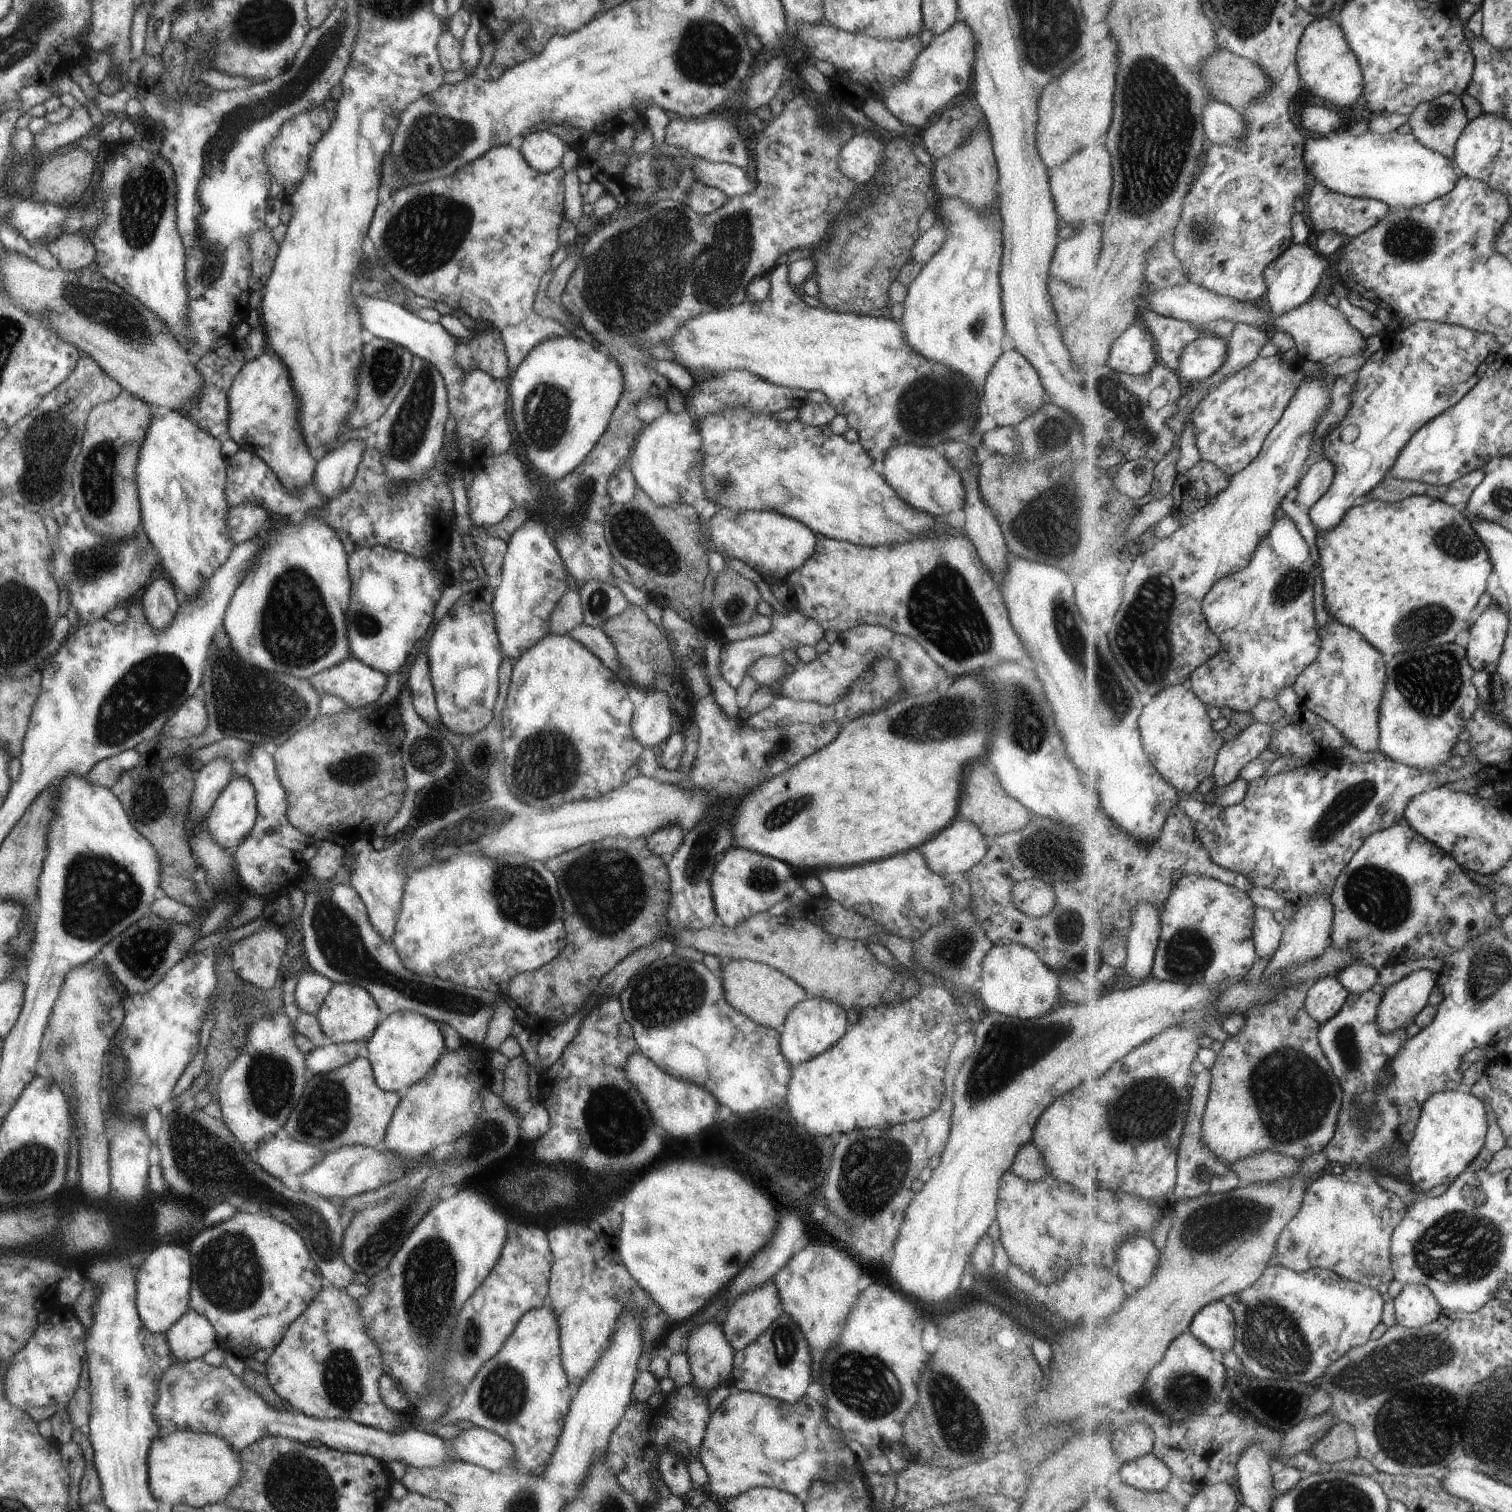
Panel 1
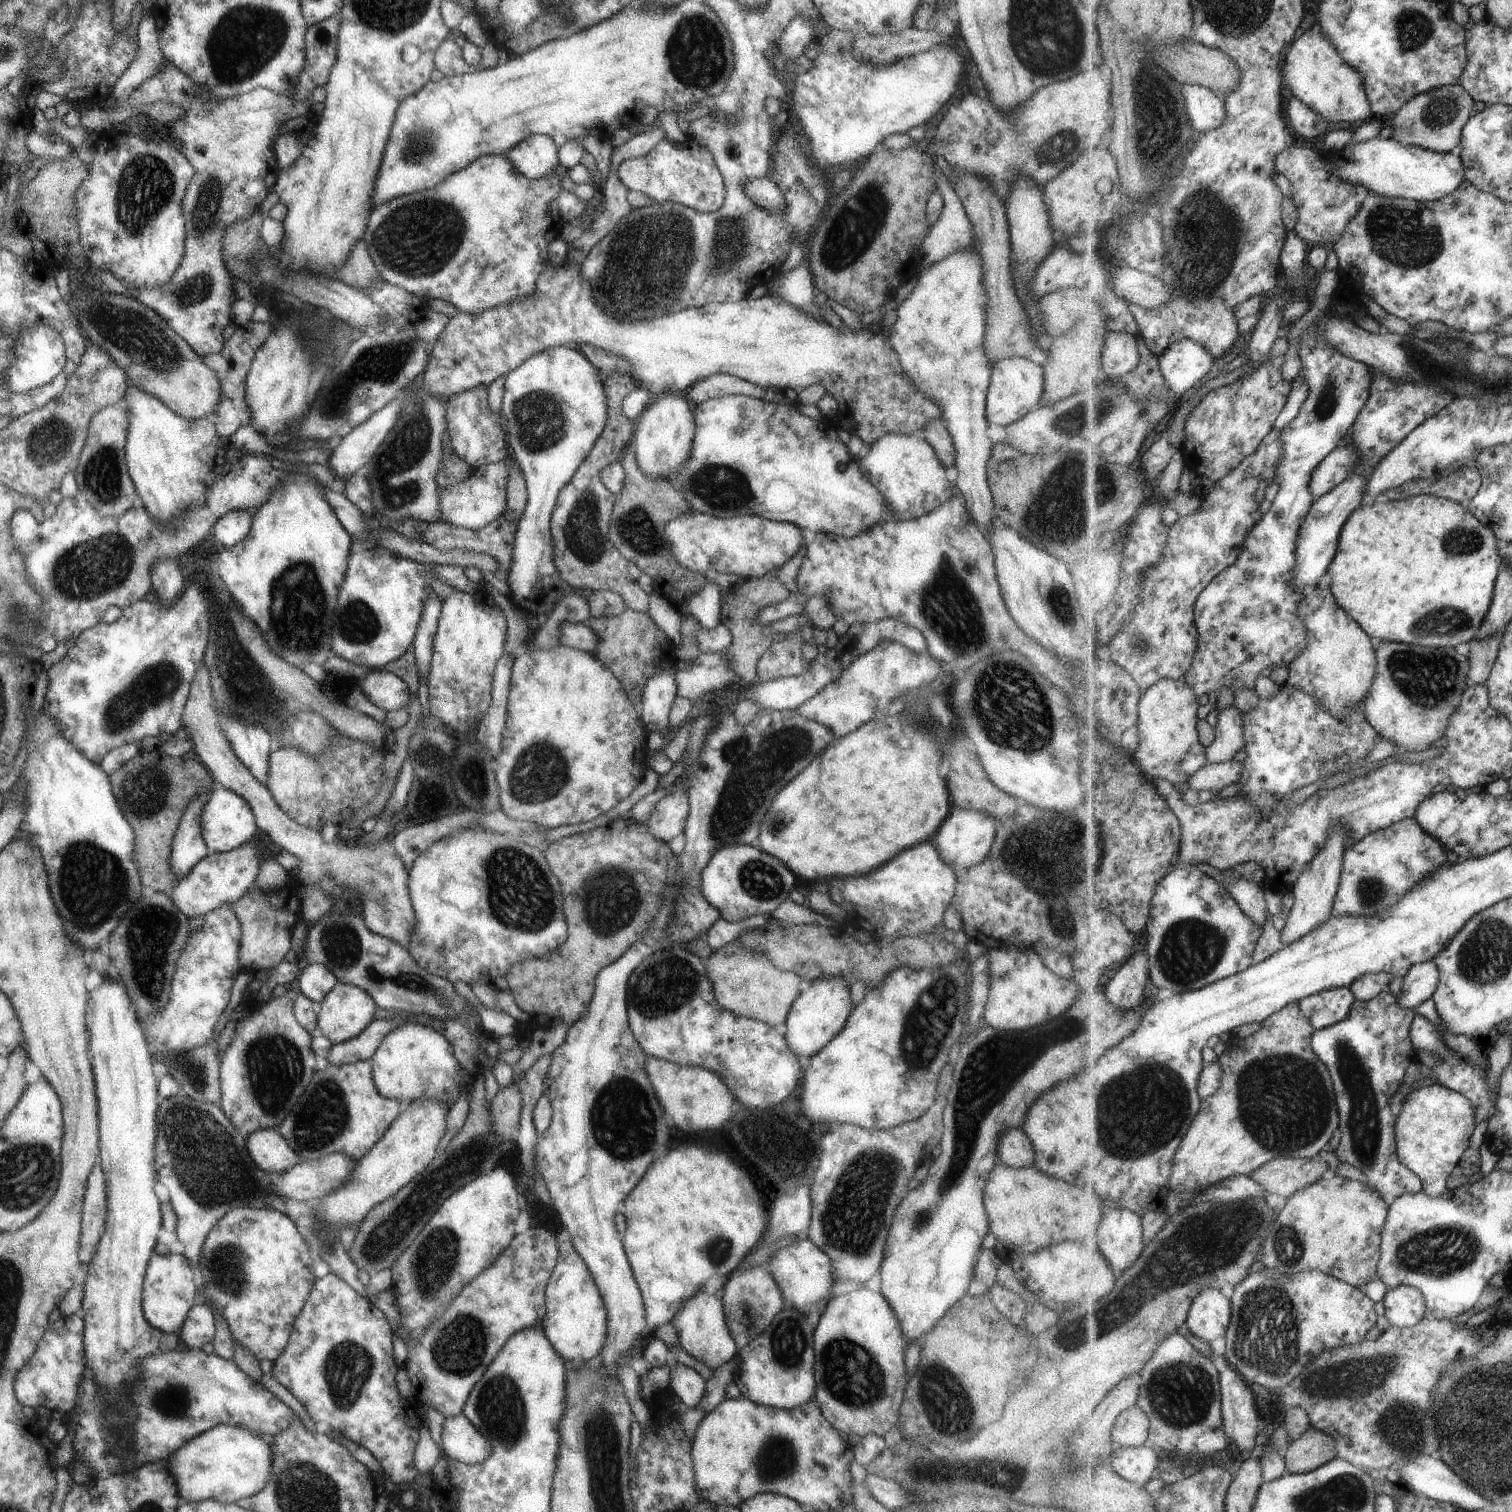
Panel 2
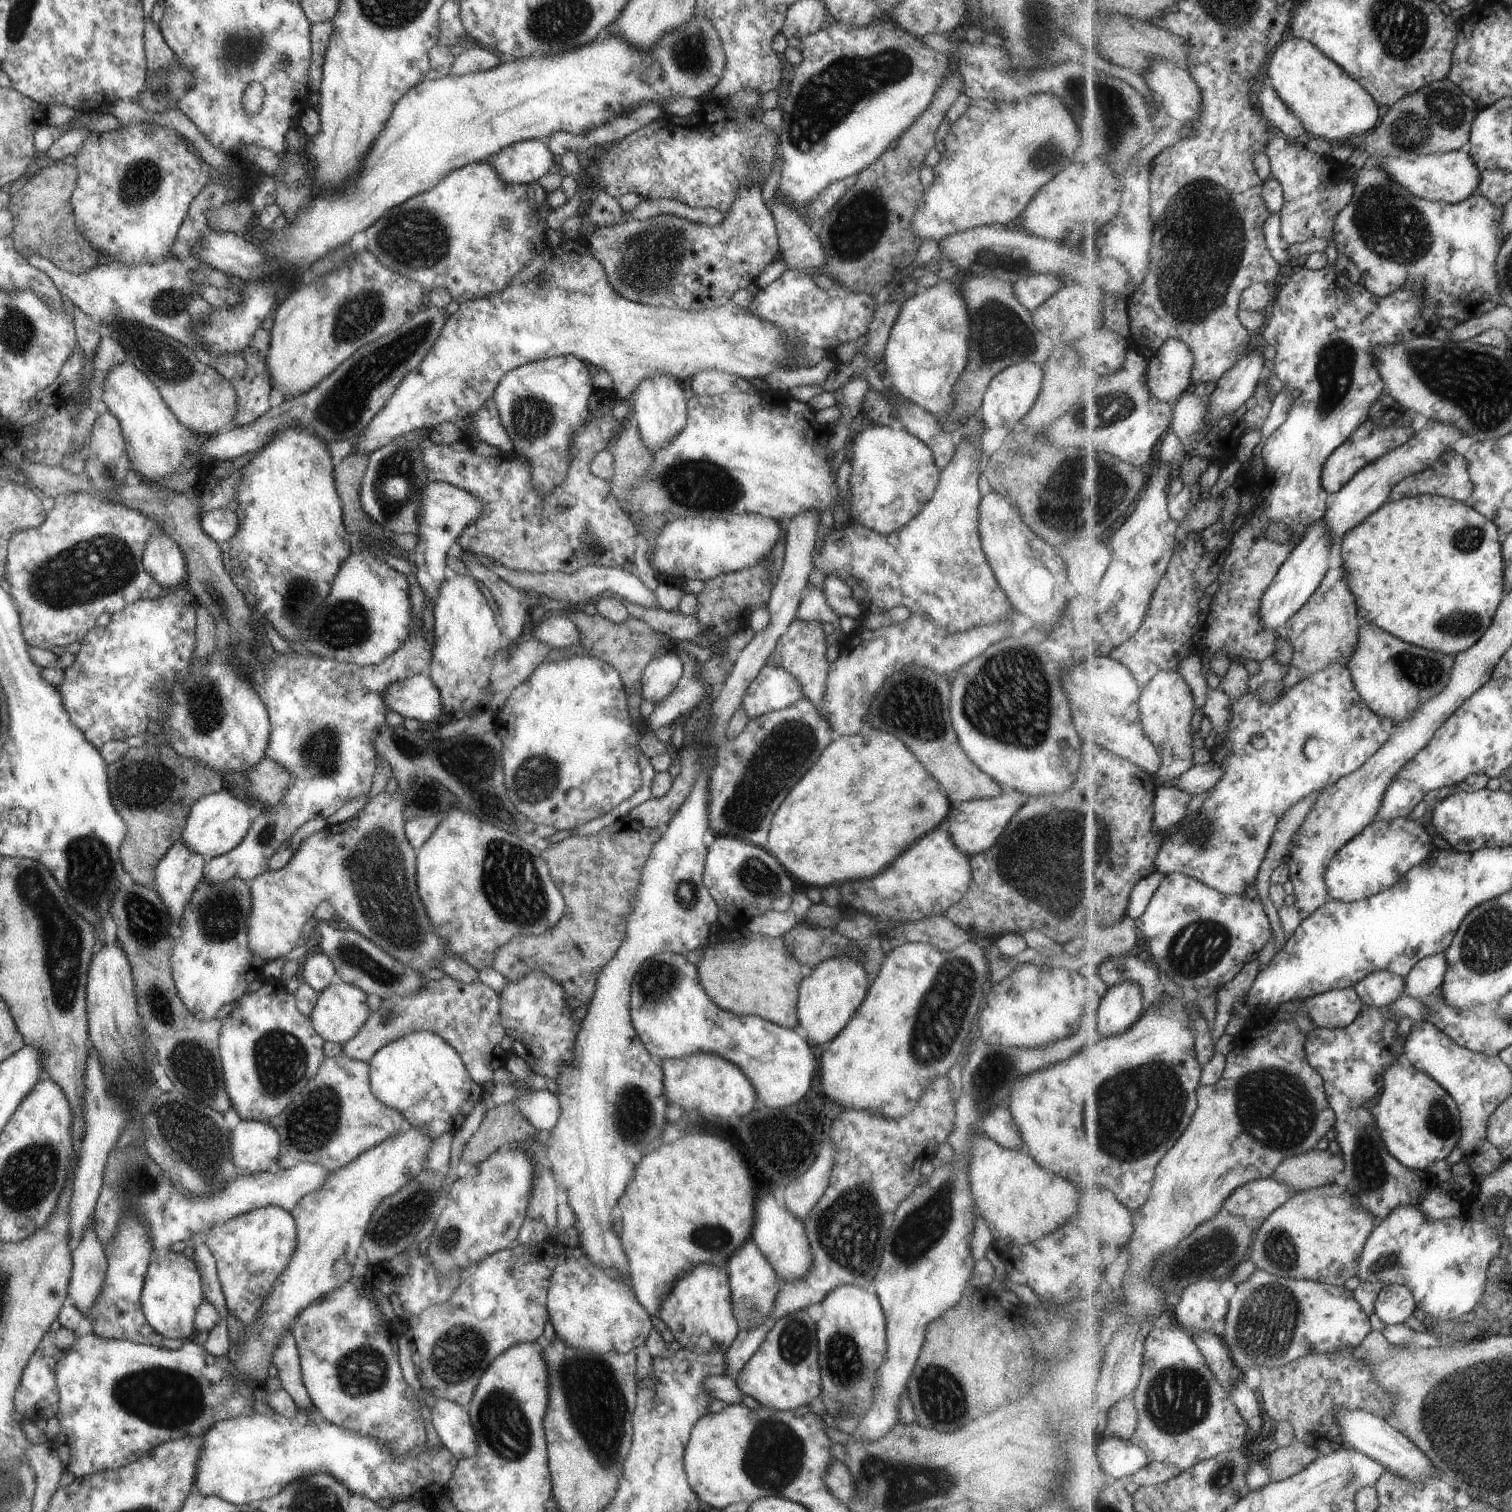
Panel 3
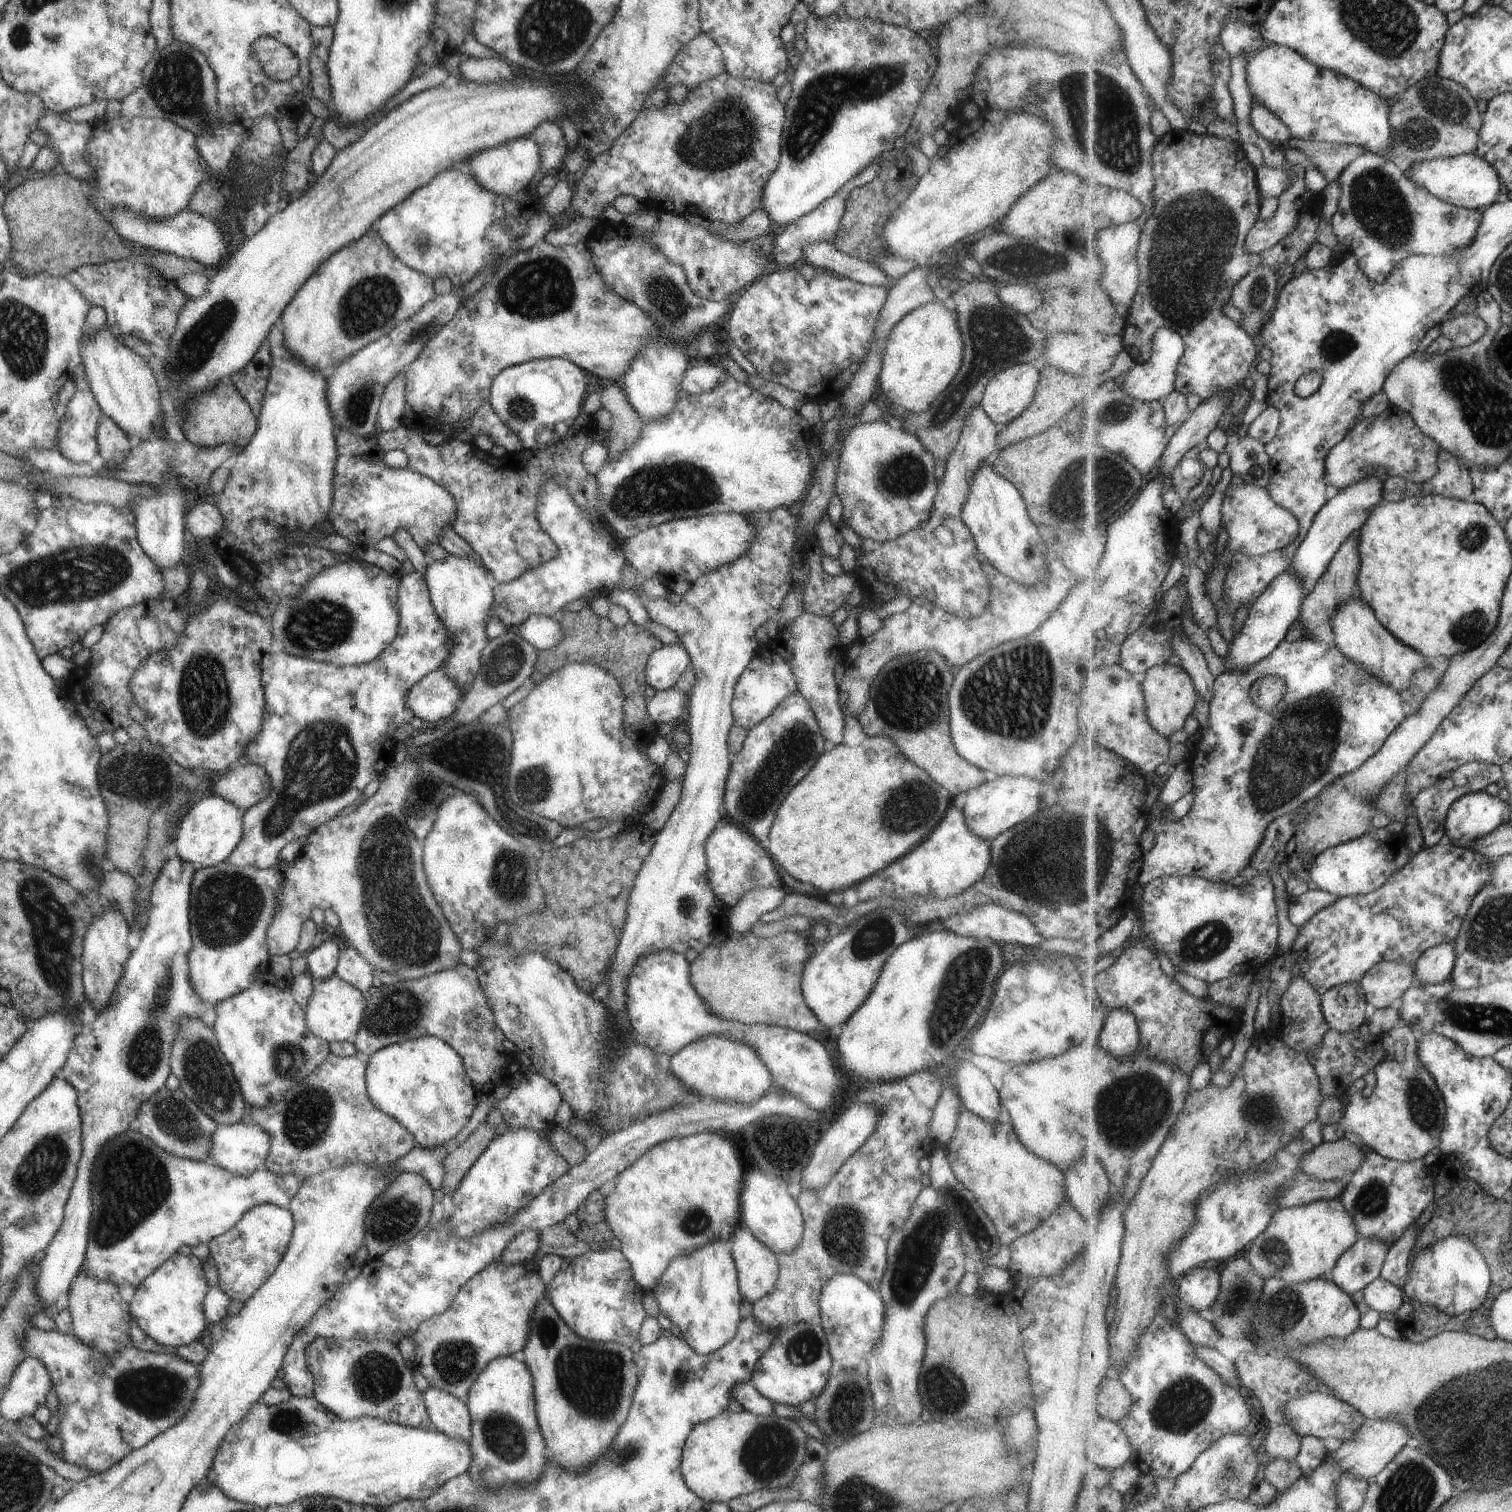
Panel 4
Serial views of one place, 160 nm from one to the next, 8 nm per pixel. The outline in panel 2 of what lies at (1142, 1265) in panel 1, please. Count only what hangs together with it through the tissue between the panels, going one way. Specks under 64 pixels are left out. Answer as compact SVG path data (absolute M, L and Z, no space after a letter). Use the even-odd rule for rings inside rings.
M1103 1202L1103 1218L1097 1228L1096 1246L1117 1276L1129 1270L1145 1250L1141 1215Z

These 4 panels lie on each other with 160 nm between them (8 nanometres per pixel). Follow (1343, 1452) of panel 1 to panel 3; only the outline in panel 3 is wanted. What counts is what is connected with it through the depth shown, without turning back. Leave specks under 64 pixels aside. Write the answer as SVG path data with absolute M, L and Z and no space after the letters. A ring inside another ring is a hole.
M1297 1439L1290 1446L1271 1448L1268 1454L1269 1458L1264 1463L1271 1470L1273 1482L1300 1474L1321 1456L1317 1448Z

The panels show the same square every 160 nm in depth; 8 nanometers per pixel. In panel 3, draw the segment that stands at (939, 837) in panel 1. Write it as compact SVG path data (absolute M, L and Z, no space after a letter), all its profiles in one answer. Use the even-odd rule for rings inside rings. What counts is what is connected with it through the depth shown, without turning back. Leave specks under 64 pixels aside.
M1004 789L998 796L991 798L975 798L965 800L958 806L951 808L946 816L943 827L951 836L951 842L965 854L973 856L983 850L991 847L995 843L997 836L1005 828L1005 824L1011 819L1011 816L1023 806L1026 797L1017 790Z

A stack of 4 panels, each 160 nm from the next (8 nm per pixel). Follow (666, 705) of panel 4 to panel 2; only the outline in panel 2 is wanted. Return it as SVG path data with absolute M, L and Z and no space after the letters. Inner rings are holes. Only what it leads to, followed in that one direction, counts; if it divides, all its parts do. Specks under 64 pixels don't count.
M654 591L647 595L647 615L653 624L665 634L674 649L681 646L679 624L681 624L683 614L671 606L671 598L665 599ZM703 653L693 660L689 668L676 671L676 696L695 703L704 695L711 695L711 692L719 693L738 681L723 654Z

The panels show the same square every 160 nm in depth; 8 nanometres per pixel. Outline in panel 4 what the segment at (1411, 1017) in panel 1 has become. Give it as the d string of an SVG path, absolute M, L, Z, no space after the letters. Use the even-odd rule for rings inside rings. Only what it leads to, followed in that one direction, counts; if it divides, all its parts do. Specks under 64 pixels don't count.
M1443 943L1431 947L1414 965L1417 981L1423 984L1439 984L1451 980L1458 952L1454 943Z

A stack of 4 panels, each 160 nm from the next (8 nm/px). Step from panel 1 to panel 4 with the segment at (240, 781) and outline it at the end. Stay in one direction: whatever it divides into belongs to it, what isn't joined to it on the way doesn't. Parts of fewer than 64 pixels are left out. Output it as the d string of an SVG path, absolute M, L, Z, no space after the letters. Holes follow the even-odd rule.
M207 795L195 801L176 826L173 841L176 855L185 862L210 867L227 858L242 835L241 817L245 811L220 796Z

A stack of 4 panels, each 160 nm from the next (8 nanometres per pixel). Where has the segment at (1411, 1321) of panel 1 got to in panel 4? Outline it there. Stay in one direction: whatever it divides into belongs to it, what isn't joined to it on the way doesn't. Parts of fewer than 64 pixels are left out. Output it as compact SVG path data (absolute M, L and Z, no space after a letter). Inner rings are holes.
M1381 1277L1364 1288L1363 1299L1373 1310L1379 1311L1381 1314L1397 1312L1401 1308L1401 1304L1408 1300L1403 1288L1391 1281L1383 1280Z

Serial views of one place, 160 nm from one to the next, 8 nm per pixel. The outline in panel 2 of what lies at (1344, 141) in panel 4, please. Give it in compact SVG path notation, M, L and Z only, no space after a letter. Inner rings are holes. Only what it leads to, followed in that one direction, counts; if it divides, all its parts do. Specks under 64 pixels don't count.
M1319 27L1306 30L1291 44L1283 60L1283 86L1287 94L1310 106L1311 112L1323 116L1329 126L1374 116L1363 76L1343 60L1337 46Z

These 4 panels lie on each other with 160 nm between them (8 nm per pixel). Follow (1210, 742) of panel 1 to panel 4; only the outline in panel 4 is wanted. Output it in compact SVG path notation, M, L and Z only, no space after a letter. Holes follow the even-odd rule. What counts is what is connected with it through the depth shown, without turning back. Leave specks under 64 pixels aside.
M1167 662L1147 671L1147 676L1141 680L1141 683L1146 696L1146 713L1150 718L1150 723L1159 734L1171 738L1177 730L1185 726L1187 718L1193 714L1199 702L1200 696L1194 680L1182 666Z

